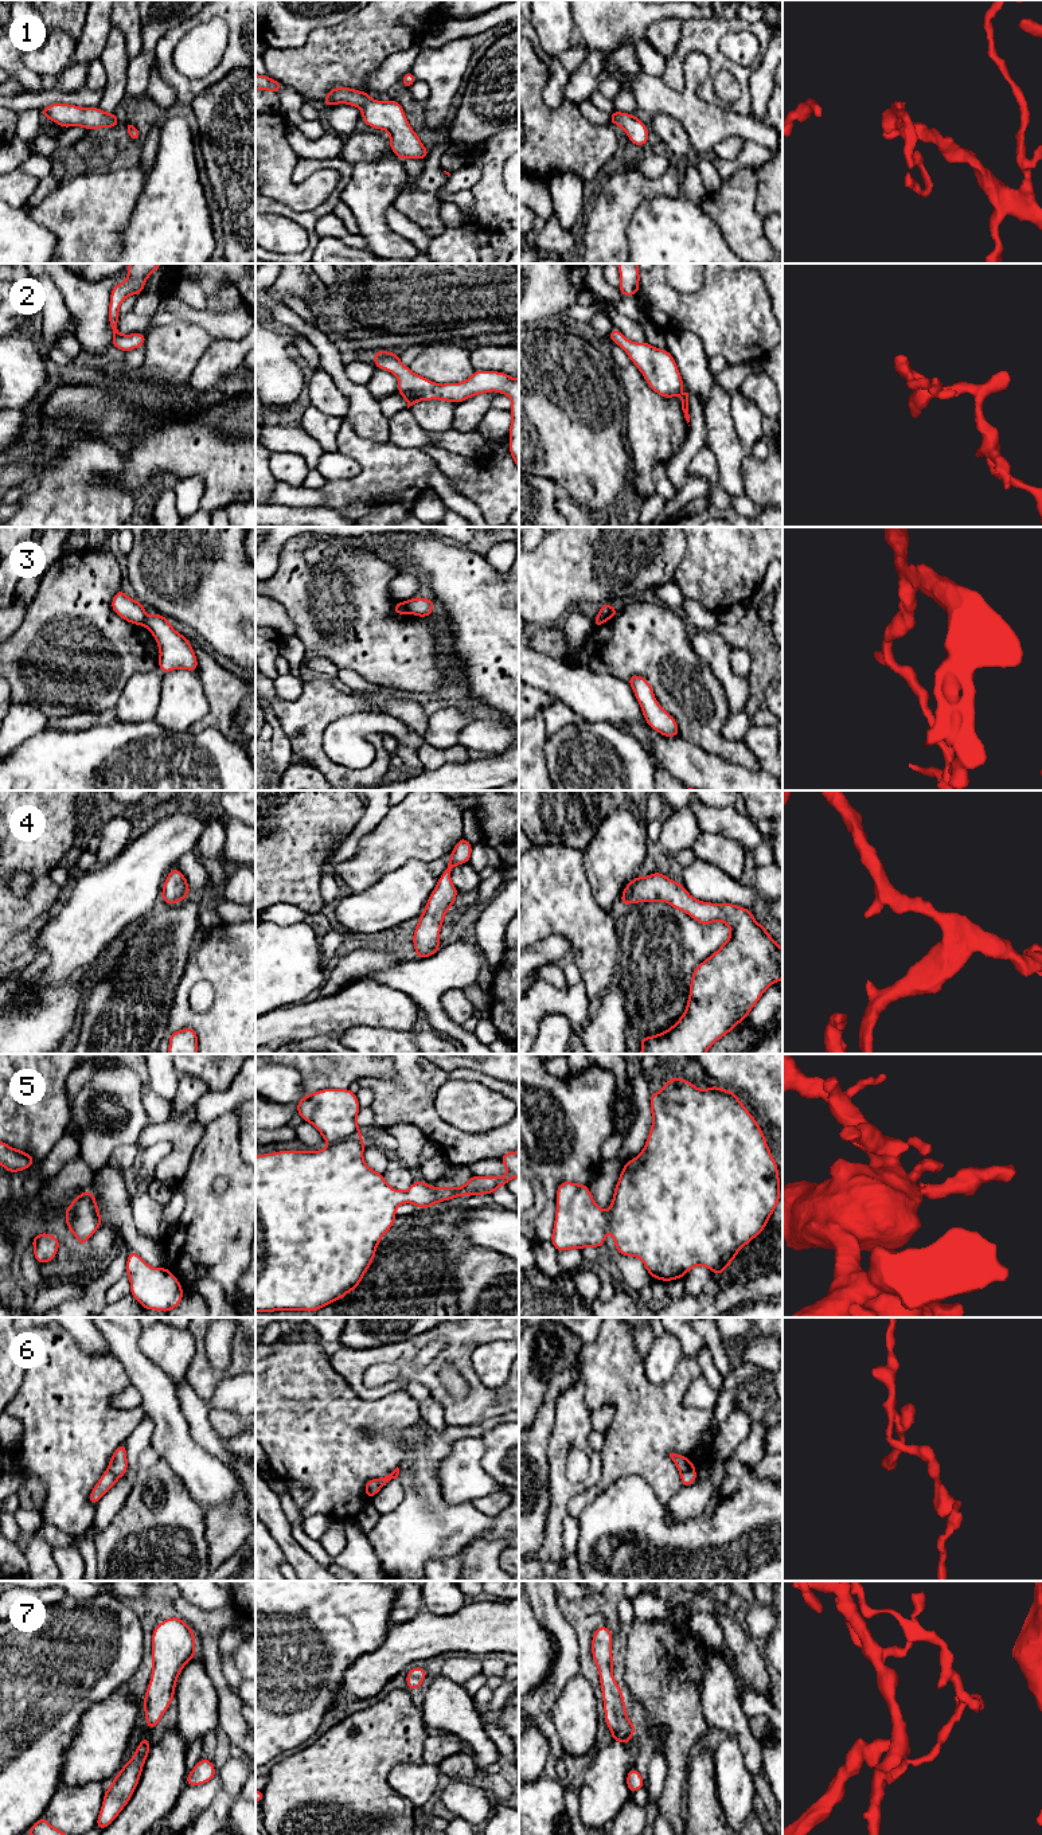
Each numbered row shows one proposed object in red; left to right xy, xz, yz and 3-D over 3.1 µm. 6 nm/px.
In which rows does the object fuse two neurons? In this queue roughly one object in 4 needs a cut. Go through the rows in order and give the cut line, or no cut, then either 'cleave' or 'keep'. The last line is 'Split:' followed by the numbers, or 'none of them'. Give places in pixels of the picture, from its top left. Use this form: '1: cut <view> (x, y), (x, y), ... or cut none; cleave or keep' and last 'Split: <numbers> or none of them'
1: cut none; keep
2: cut none; keep
3: cut xz (405, 602), (408, 610); cleave
4: cut none; keep
5: cut none; keep
6: cut yz (694, 1467), (680, 1474); cleave
7: cut none; keep
Split: 3, 6

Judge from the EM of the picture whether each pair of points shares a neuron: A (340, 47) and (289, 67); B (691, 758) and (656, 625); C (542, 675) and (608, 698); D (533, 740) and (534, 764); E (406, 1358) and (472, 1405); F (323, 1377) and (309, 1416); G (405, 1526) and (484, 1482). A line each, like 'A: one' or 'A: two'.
A: one
B: two
C: one
D: one
E: one
F: one
G: two

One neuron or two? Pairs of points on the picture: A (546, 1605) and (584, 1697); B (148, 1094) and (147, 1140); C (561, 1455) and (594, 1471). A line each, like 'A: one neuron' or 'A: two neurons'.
A: two neurons
B: two neurons
C: one neuron

